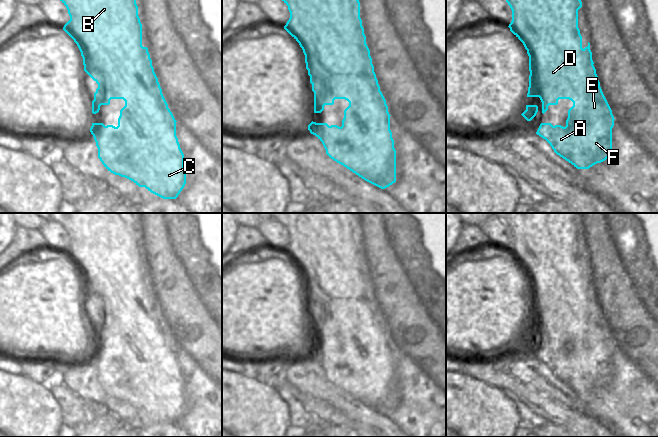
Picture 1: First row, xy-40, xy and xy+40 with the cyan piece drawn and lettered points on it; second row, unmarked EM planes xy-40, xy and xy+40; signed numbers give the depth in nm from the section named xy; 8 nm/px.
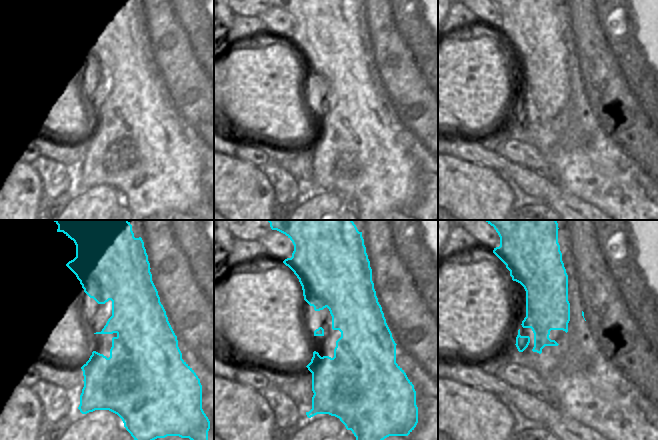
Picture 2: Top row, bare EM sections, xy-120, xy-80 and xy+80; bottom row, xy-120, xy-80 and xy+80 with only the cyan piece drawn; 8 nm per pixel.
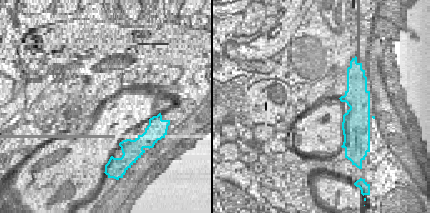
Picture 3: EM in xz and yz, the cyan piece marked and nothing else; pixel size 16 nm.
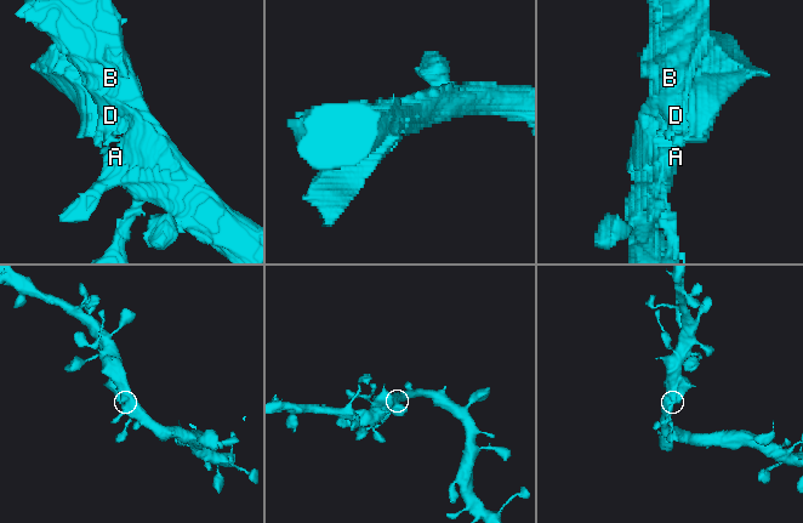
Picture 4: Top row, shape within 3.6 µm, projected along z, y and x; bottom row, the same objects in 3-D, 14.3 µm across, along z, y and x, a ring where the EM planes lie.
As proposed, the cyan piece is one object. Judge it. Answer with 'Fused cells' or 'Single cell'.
Single cell

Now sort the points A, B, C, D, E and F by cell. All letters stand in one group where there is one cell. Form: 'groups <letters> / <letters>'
groups A B C D E F

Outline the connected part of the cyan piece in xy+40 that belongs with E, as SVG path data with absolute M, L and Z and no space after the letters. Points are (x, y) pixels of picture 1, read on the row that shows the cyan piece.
M506 0L512 10L510 31L523 43L529 56L529 87L527 97L539 97L542 113L549 105L557 105L559 99L569 99L573 106L568 110L566 126L541 123L536 134L545 139L554 152L577 169L589 169L608 159L612 154L612 128L614 116L602 92L596 74L590 43L582 48L582 36L578 28L578 10L581 0Z

